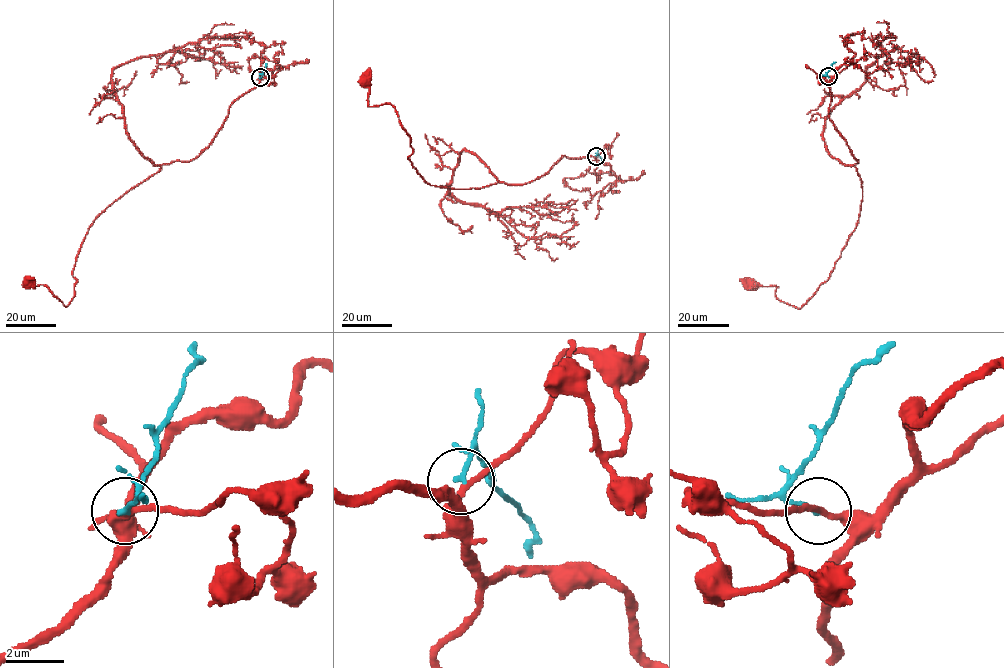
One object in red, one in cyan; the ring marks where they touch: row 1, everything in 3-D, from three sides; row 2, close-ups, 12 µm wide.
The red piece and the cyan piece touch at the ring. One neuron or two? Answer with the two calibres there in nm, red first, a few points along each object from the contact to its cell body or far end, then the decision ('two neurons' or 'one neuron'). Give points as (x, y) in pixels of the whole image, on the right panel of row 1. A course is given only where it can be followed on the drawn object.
calibres 190 and 160 nm; course red (829, 76), (828, 116), (857, 161), (859, 221), (830, 277), (800, 308), (776, 297), (778, 286), (751, 284); course cyan (828, 76), (826, 74), (835, 62); two neurons

